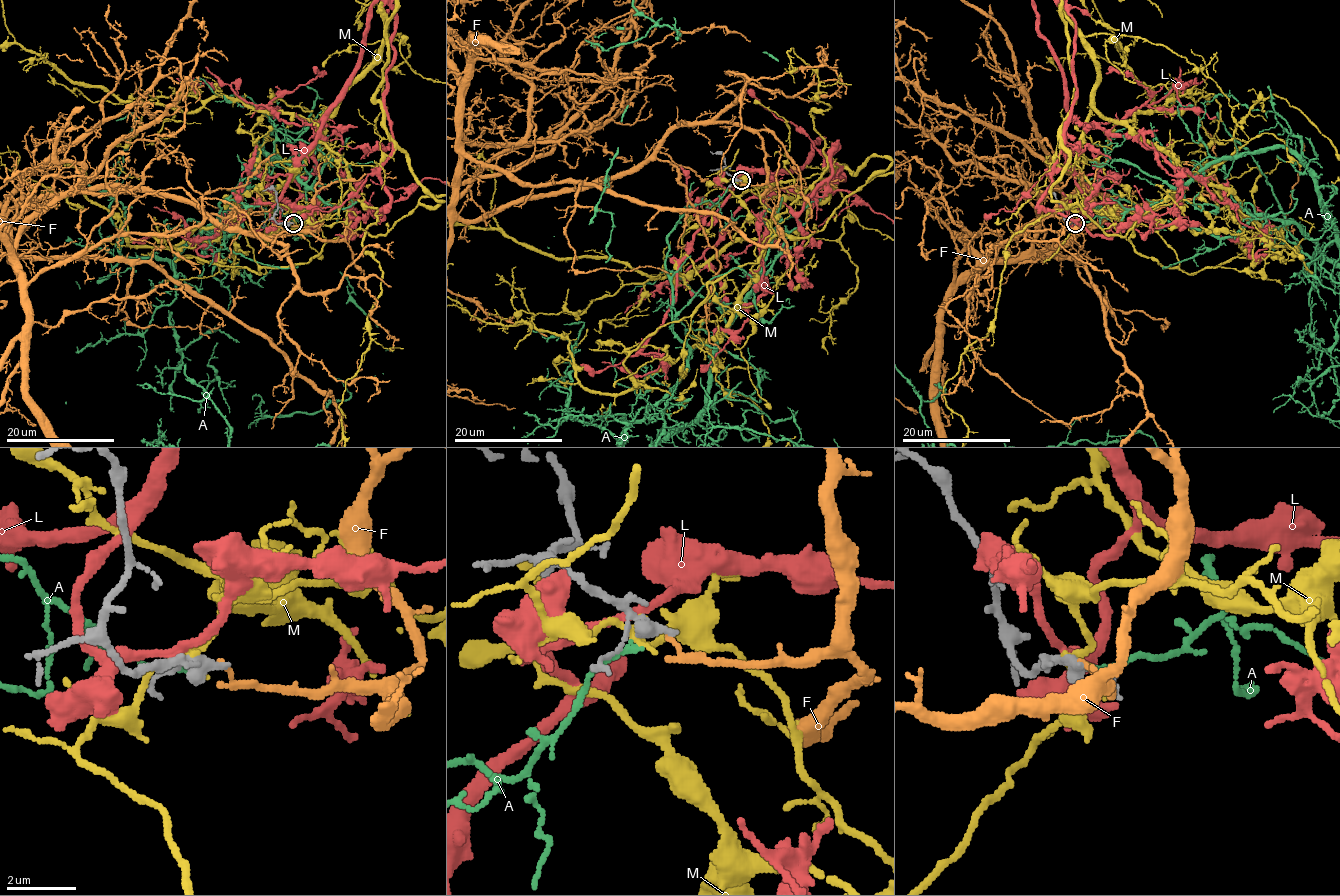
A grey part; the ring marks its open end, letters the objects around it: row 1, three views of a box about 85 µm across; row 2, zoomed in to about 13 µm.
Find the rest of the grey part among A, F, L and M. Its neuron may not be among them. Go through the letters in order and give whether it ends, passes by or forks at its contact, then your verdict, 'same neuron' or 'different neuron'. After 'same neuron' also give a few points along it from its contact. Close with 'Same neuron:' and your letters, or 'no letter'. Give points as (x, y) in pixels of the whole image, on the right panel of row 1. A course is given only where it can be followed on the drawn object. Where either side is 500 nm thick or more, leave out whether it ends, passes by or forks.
A: it ends there; different neuron
F: it passes by; different neuron
L: it passes by; different neuron
M: it forks there; different neuron
Same neuron: no letter

